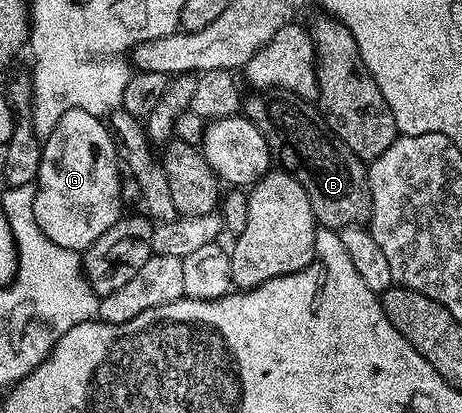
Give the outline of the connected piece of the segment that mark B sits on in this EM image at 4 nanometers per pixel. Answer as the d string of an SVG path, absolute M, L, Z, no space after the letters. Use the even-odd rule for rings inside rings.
M290 90L284 91L283 98L285 101L277 100L271 106L272 114L283 123L281 130L289 145L280 165L290 172L295 171L299 184L303 184L318 227L340 232L348 226L365 226L373 217L366 163L334 136L333 129L310 99L299 98Z

